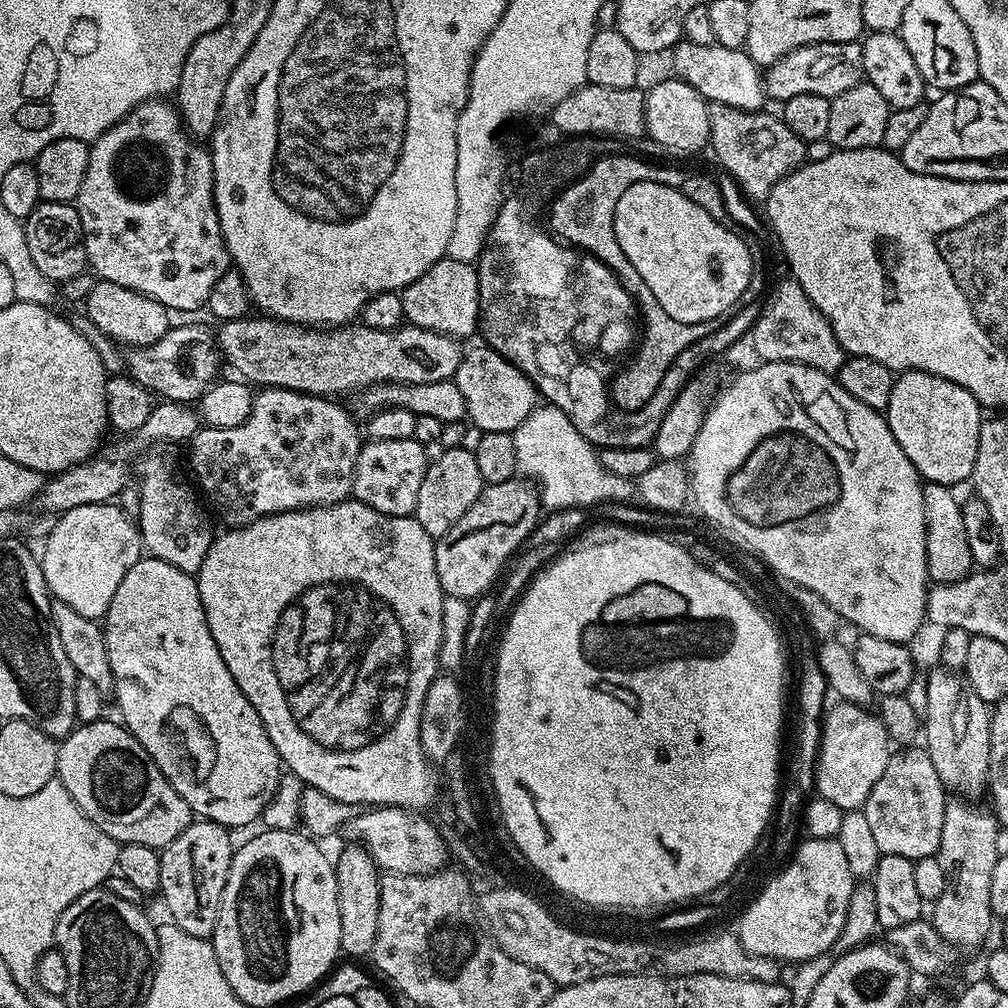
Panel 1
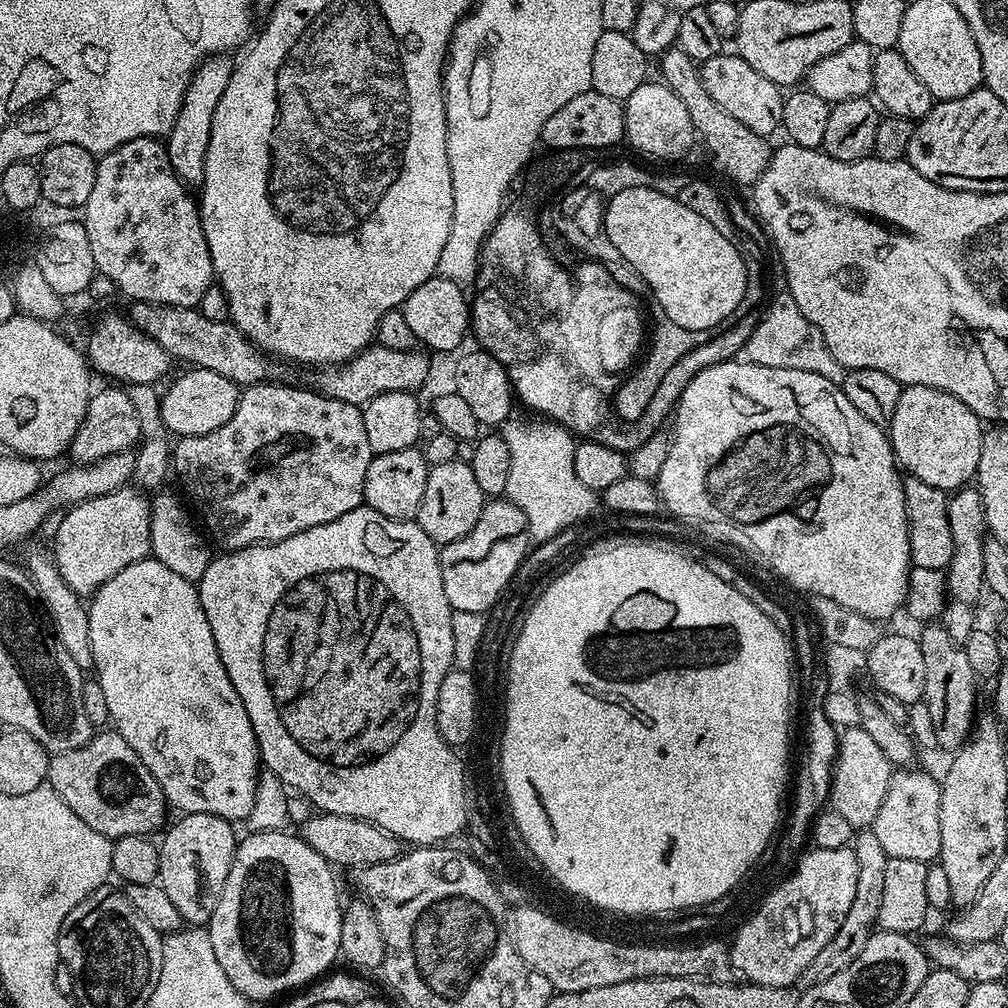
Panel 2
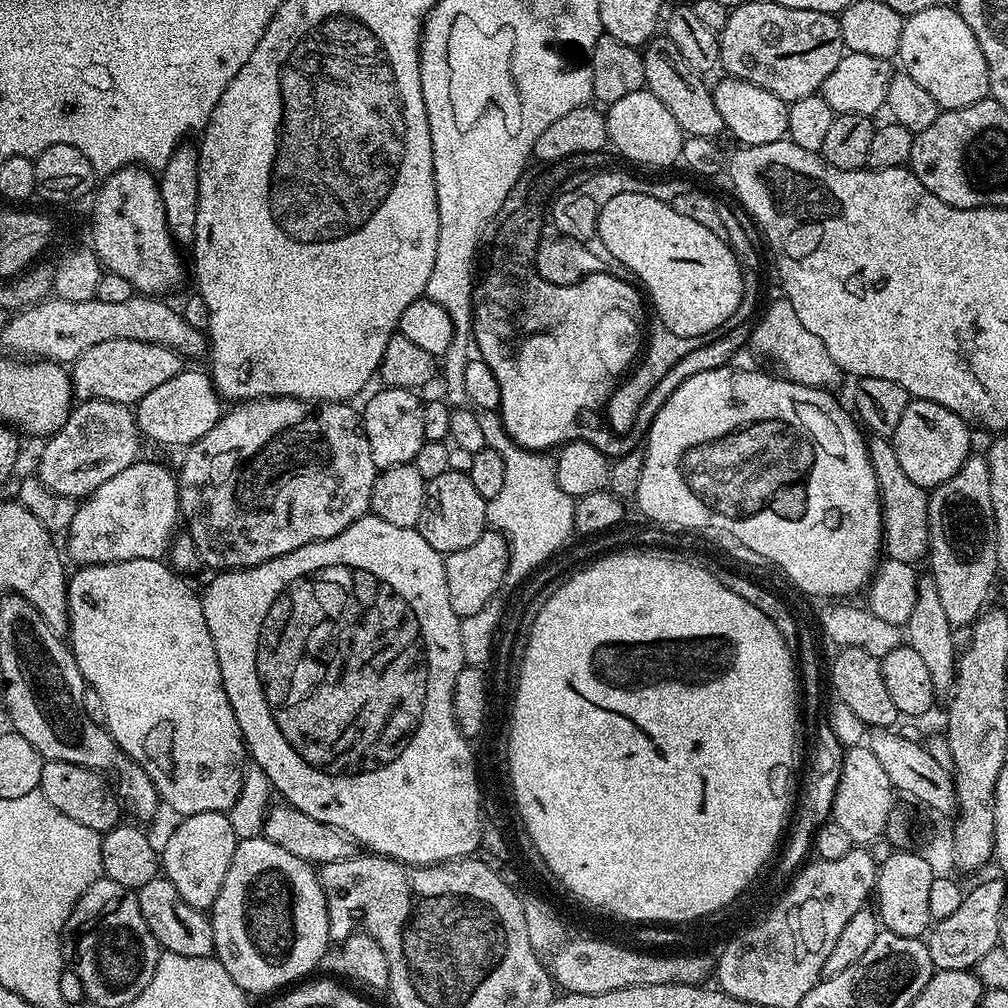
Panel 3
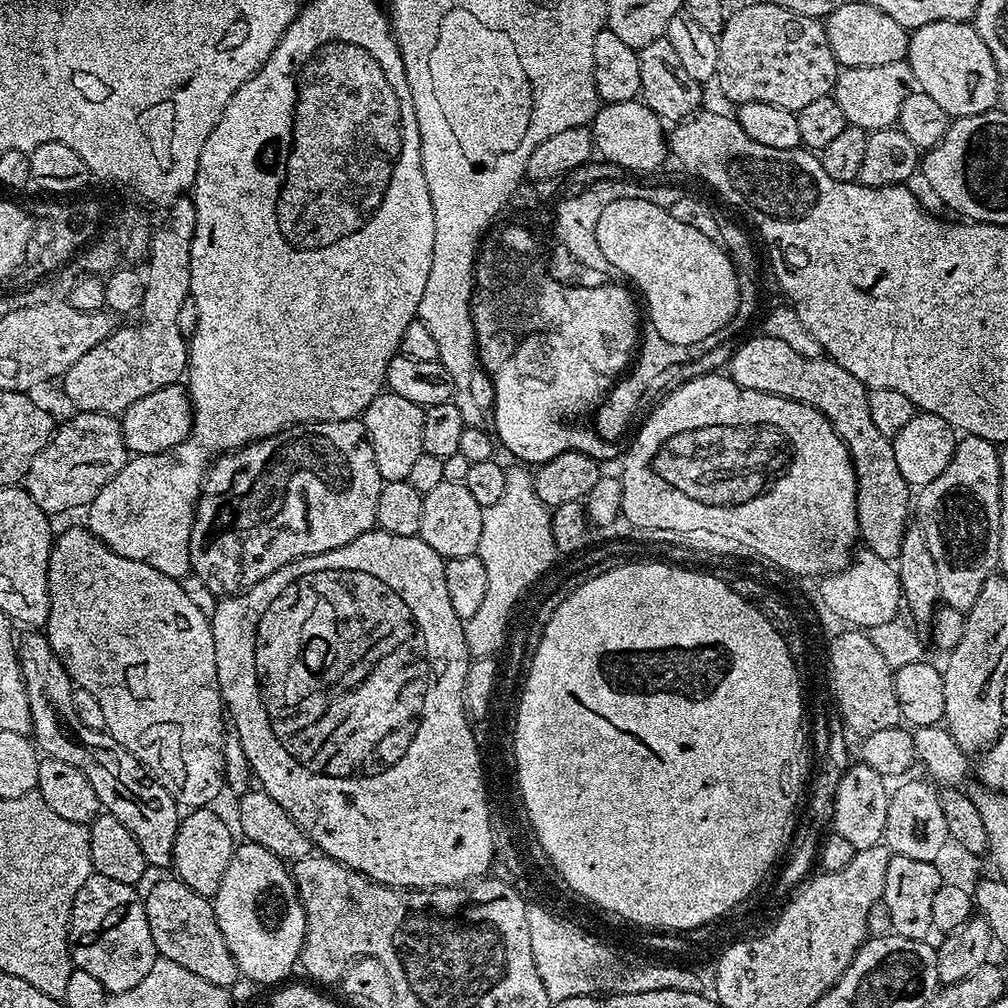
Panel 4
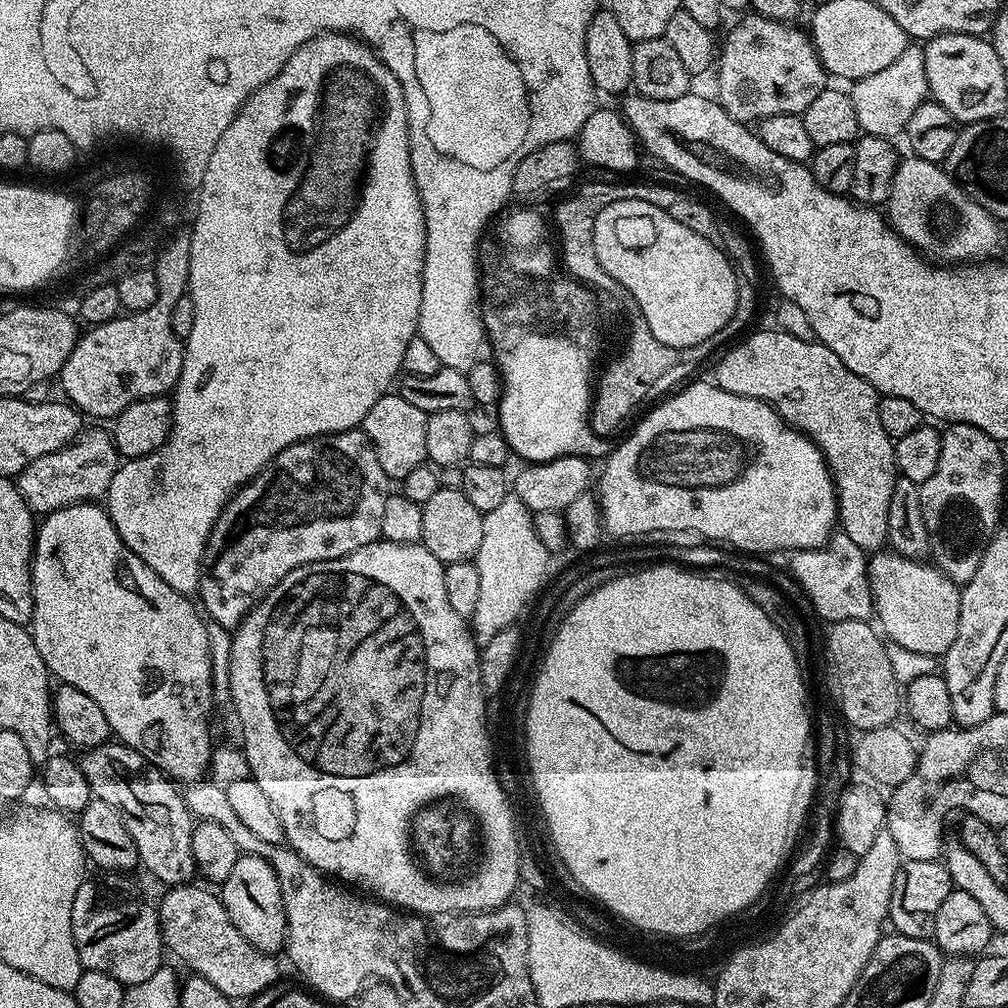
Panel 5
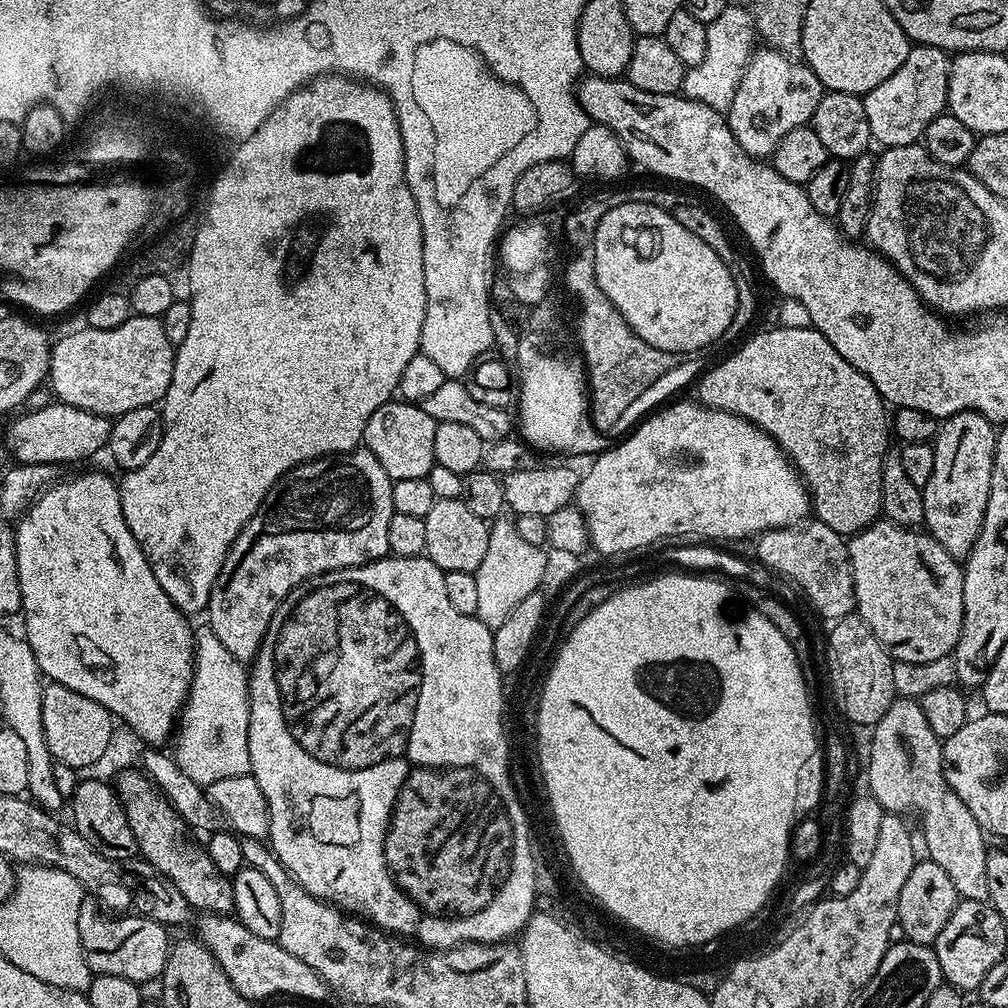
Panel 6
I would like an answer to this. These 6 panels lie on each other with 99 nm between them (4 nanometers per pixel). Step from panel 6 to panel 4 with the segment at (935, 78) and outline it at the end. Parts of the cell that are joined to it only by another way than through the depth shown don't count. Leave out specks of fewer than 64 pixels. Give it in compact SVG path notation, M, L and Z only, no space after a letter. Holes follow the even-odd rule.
M907 59L898 62L885 62L883 66L854 66L853 68L840 68L836 74L834 95L842 114L853 128L863 128L865 132L876 132L879 128L890 128L896 124L898 110L902 110L902 102L908 97L913 87L912 71Z

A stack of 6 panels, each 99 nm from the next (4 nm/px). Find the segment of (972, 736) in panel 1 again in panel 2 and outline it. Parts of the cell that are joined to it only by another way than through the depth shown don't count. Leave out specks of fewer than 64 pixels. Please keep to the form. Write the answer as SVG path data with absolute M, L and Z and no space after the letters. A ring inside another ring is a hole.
M928 622L918 632L922 646L922 659L926 665L926 690L924 704L930 710L934 722L934 734L938 734L940 748L959 750L964 747L972 734L976 712L976 682L978 675L971 669L971 664L963 647L954 639L940 622Z

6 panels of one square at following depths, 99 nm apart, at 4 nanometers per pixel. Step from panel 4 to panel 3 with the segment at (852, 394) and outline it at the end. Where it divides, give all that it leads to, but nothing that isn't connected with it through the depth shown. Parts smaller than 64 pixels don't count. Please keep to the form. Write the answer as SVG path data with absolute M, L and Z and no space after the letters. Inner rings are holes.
M872 436L868 440L868 457L876 471L880 487L880 507L884 510L884 543L887 559L919 565L919 560L929 555L930 537L928 534L929 493L918 482L914 482L898 466L891 443L885 437Z

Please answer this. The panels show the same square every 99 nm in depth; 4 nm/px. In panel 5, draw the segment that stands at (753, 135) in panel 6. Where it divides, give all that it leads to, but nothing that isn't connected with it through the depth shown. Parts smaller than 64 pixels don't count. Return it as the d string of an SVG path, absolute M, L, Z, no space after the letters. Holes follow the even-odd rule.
M765 16L744 17L729 30L718 52L718 102L730 118L741 124L751 125L778 114L800 116L826 87L824 64L812 45L811 35Z

